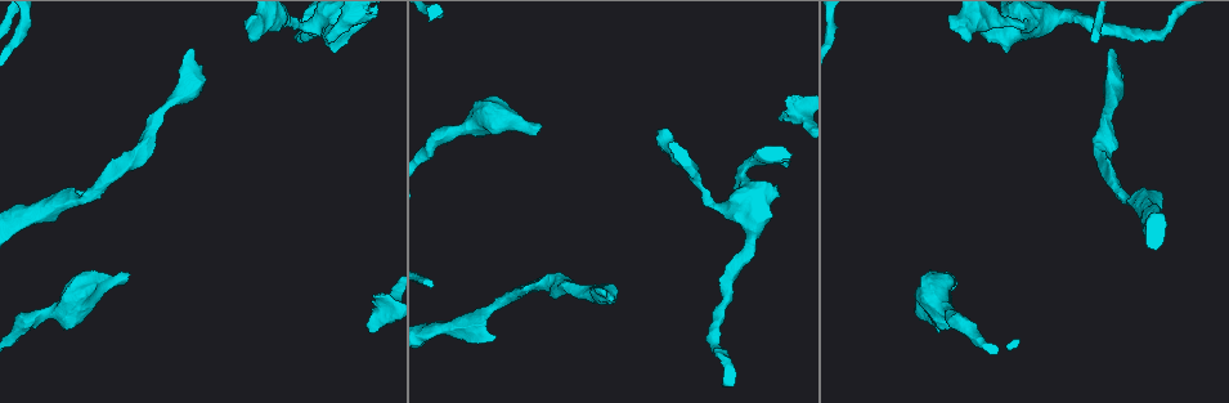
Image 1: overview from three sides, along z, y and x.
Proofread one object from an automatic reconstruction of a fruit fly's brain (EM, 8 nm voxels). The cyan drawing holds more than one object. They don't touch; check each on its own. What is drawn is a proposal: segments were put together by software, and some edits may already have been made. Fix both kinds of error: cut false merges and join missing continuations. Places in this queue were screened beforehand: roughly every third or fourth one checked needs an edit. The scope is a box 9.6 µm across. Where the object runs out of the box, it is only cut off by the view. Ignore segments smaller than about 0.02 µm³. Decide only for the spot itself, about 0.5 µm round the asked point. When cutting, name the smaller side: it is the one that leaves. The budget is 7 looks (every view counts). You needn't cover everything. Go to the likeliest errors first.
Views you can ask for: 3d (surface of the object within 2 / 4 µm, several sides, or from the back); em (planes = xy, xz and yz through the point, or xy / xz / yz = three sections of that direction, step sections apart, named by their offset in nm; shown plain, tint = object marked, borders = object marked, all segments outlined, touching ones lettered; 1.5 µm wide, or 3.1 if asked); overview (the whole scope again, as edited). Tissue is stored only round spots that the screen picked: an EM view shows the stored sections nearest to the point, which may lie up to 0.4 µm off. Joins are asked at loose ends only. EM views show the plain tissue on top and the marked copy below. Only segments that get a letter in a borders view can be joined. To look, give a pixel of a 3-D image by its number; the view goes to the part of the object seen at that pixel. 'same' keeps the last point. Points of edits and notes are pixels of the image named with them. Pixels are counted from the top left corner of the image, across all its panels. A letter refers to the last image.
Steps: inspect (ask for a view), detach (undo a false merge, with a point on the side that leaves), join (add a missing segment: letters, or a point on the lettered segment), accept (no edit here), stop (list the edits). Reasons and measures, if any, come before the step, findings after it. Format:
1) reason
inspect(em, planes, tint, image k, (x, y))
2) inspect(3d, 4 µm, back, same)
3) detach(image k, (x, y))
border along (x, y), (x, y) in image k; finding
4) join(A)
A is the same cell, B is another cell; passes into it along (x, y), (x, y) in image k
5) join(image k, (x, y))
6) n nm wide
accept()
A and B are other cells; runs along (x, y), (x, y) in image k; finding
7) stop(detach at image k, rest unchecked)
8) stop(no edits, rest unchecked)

inspect(3d, 4 µm, back, image 1, (333, 50))

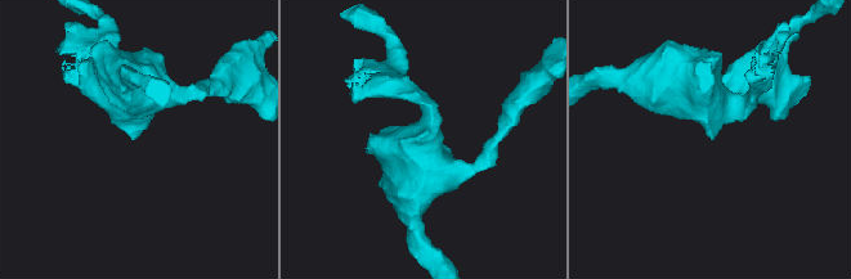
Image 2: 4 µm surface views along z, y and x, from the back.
inspect(em, yz, step 8, tint, image 2, (133, 138))

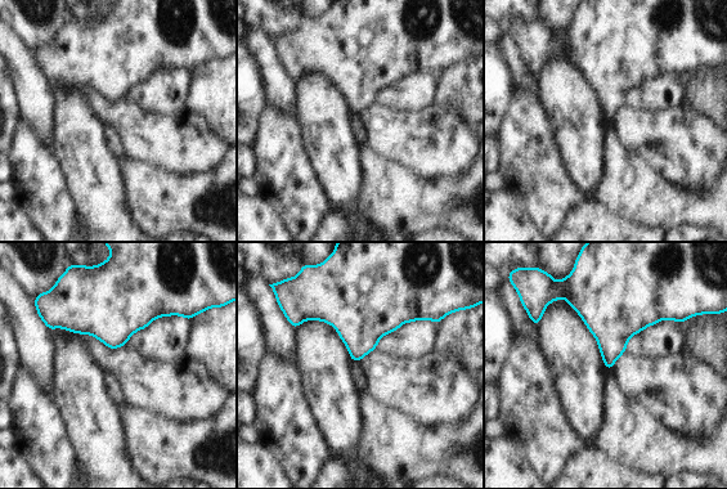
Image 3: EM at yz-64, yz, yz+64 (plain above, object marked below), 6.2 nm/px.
inspect(em, planes, borders, same)

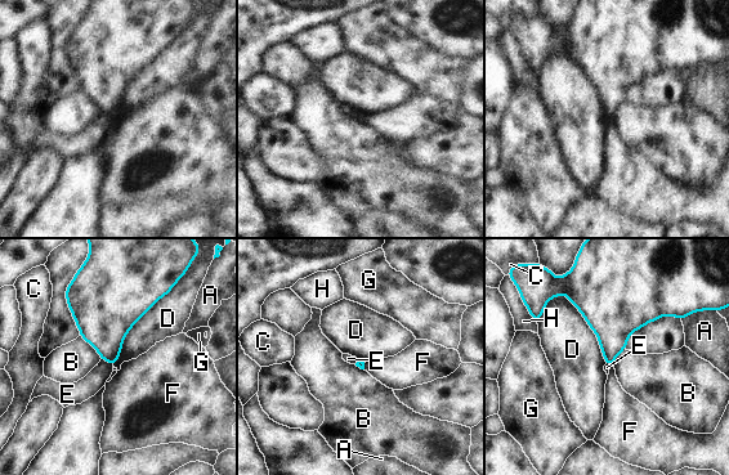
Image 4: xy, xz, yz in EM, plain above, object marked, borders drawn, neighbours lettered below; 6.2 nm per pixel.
D touches over 550 nm
accept()
A, B, C, D, E, F, G and H are other cells; border along (553, 296), (582, 316), (605, 363) in image 4; none of them fits

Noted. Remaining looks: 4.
stops while still wide
inspect(3d, 4 µm, back, image 1, (536, 131))

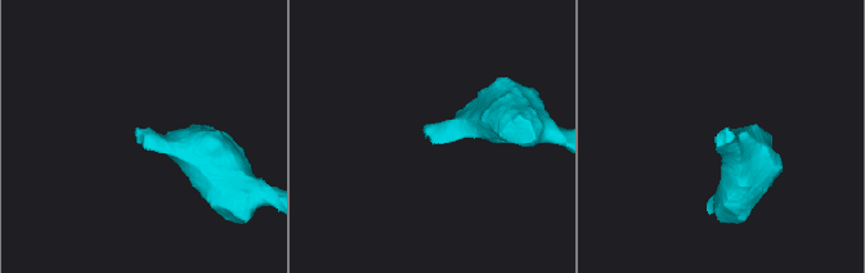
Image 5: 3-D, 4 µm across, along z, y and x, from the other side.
inspect(em, 3.1 µm, xy, step 8, borders, image 5, (137, 130))

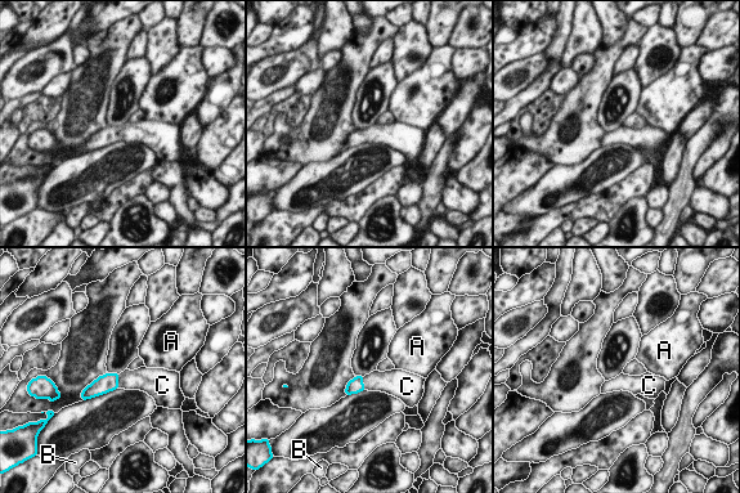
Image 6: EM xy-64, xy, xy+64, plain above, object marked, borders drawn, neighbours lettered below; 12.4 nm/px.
join(C)
C is the same cell, A and B are other cells; passes into it along (107, 382), (117, 381), (129, 380) in image 6; the neuron continues

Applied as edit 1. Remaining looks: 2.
stop(join at image 6, rest unchecked)

